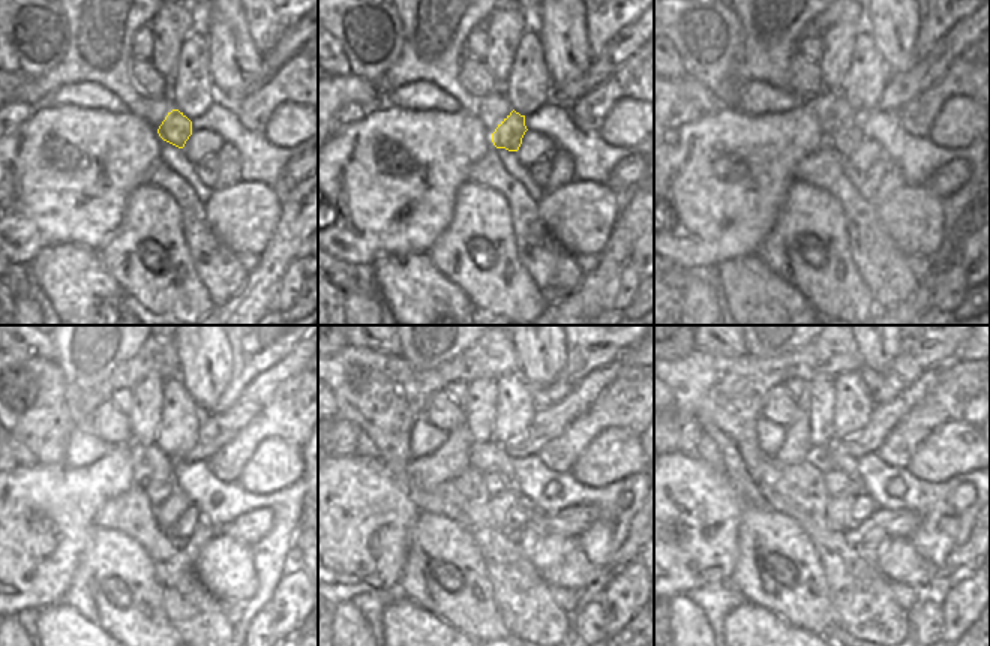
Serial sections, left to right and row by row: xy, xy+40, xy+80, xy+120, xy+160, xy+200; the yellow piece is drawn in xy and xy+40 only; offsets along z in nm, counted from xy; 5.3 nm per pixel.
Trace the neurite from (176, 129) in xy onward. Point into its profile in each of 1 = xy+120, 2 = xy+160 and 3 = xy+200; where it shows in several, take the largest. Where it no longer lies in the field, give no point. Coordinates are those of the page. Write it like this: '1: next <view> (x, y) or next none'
1: next xy+120 (158, 487)
2: next xy+160 (497, 483)
3: next xy+200 (836, 483)

